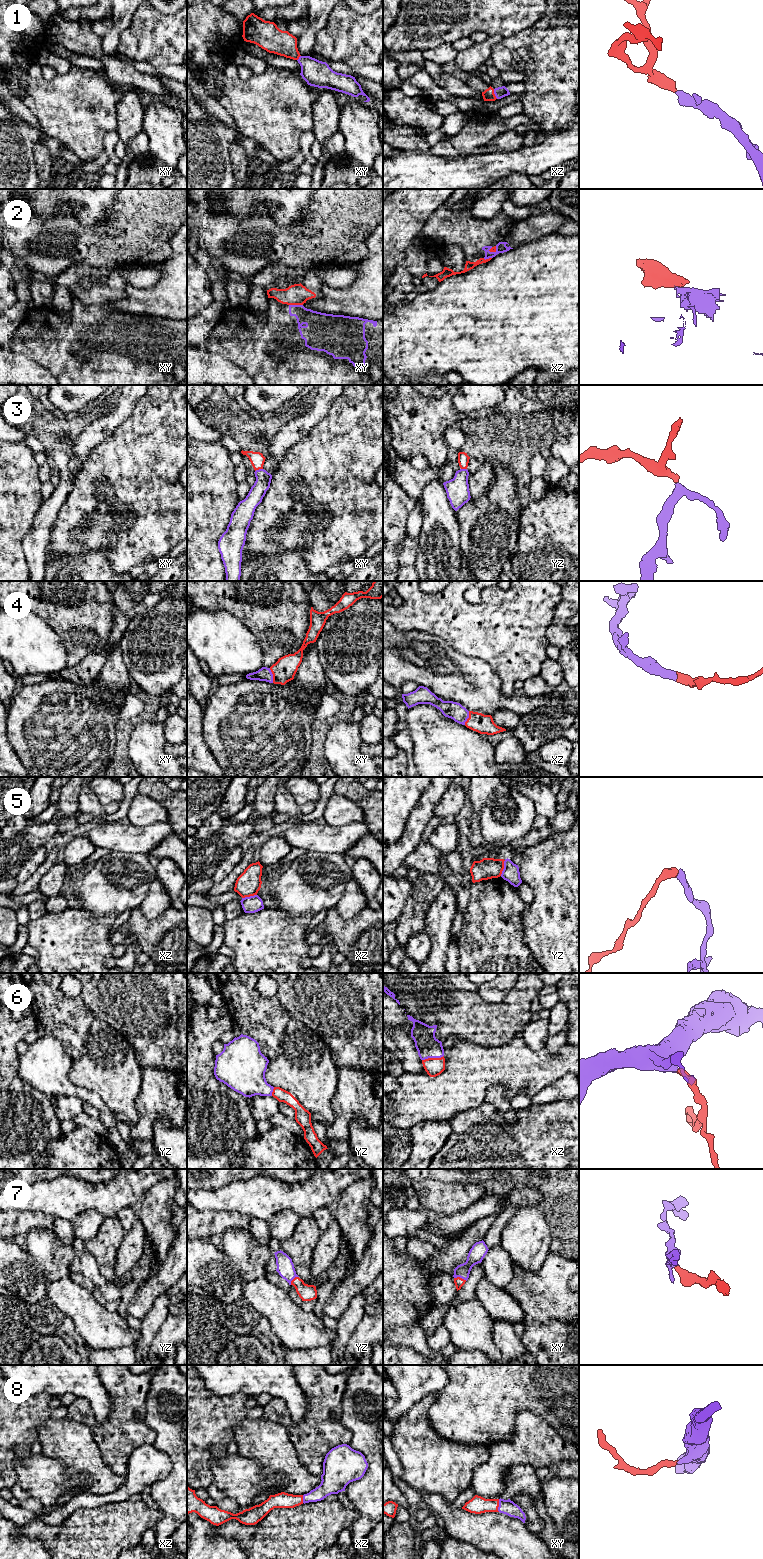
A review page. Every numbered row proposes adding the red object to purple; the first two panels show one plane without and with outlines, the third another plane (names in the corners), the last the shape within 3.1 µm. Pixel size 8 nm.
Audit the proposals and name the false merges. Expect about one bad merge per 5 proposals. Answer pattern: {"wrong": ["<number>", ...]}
{"wrong": ["2", "5"]}

